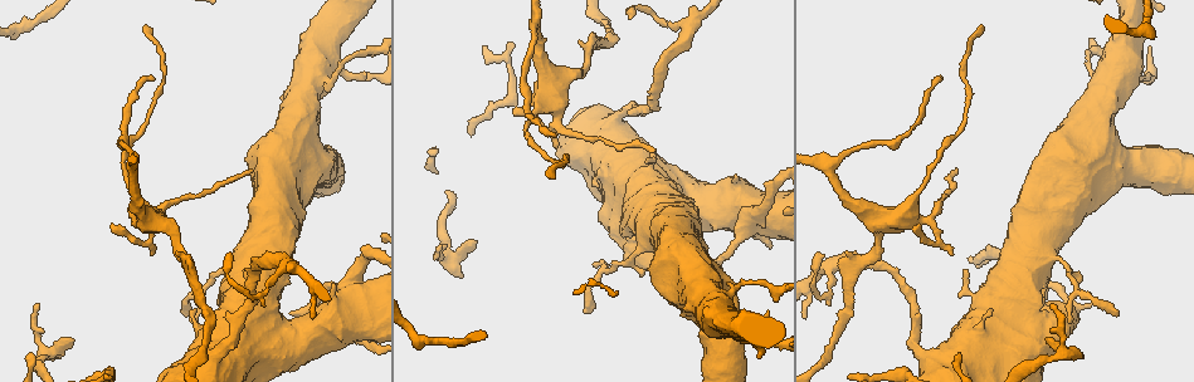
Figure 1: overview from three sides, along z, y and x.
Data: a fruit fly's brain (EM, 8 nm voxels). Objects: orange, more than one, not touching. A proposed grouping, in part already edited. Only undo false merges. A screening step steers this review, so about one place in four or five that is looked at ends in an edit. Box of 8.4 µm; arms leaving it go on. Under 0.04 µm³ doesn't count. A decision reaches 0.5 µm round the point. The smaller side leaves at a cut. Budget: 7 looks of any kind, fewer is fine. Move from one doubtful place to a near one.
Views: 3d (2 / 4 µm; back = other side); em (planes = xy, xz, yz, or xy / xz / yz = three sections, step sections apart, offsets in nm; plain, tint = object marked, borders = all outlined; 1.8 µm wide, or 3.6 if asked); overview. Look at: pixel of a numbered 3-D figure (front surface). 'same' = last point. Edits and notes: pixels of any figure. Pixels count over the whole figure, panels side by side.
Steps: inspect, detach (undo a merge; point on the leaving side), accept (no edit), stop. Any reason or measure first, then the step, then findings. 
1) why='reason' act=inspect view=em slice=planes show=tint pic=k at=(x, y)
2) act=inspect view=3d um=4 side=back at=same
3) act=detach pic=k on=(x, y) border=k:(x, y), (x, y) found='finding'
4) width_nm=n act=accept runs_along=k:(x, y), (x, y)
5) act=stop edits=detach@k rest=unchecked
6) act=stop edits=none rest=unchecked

why='sharp bend' act=inspect view=em slice=yz step=16 show=tint pic=1 at=(355, 79)

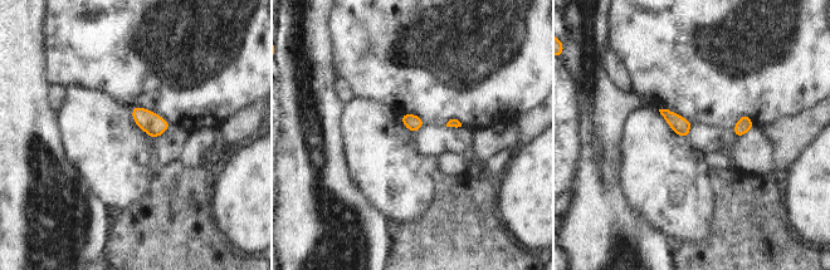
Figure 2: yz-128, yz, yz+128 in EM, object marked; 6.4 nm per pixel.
why='another direction' act=inspect view=em slice=xz step=16 show=borders at=same

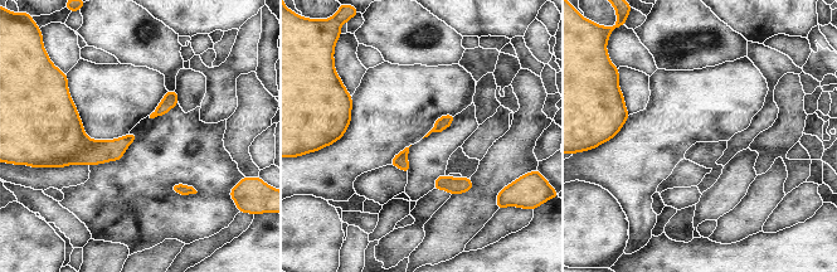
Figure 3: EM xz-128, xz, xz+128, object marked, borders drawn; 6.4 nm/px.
act=accept found='all the same neuron'

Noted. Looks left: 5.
why='sharp bend' act=inspect view=em um=3.6 slice=planes show=tint pic=1 at=(756, 216)

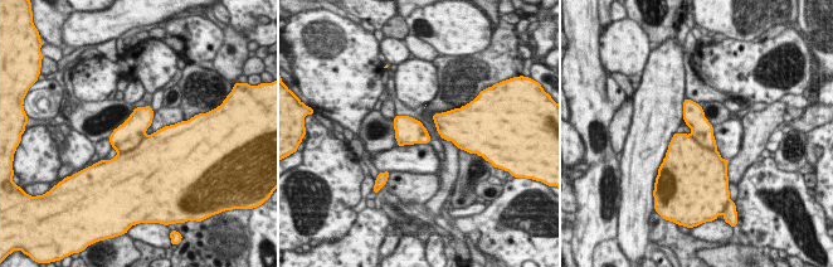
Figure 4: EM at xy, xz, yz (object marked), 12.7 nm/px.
width_nm=360 act=detach pic=4 on=(127, 136) border=4:(147, 136), (135, 147), (117, 154) found='two neurons meet here'

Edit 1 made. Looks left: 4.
why='see it whole again' act=inspect view=overview

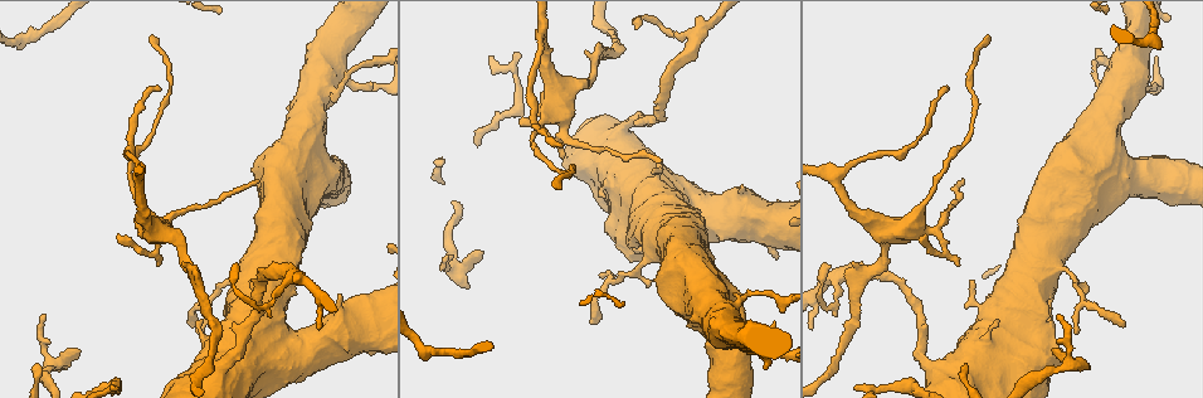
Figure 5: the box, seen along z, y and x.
why='thick turns thin' act=inspect view=3d um=4 pic=5 at=(564, 130)

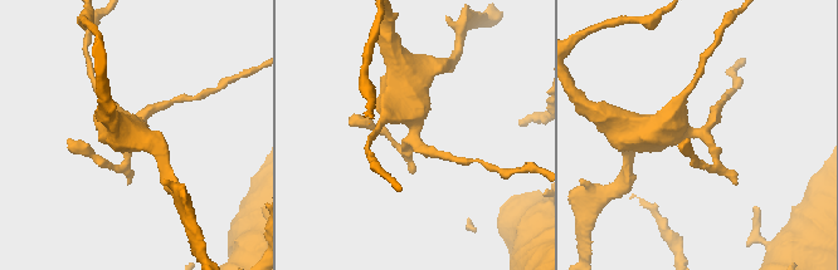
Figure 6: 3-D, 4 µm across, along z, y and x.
act=inspect view=em slice=xz step=16 show=tint pic=6 at=(697, 130)

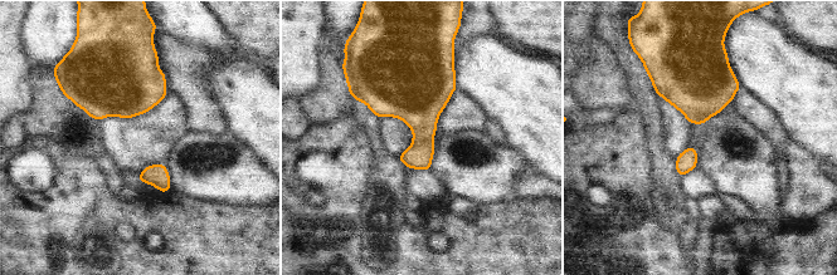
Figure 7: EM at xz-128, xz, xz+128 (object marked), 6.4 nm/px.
act=accept found='all the same neuron'

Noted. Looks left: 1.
act=stop edits=detach@4 rest=unchecked

